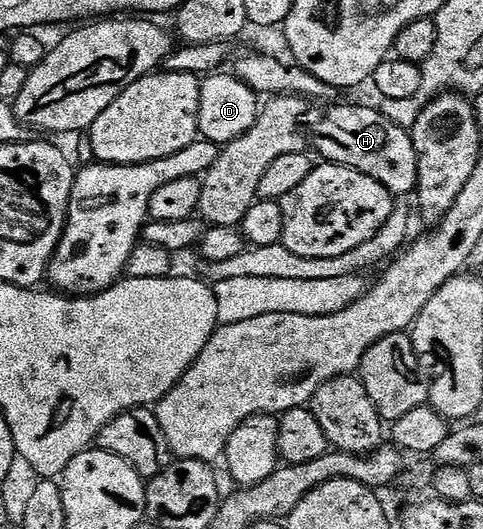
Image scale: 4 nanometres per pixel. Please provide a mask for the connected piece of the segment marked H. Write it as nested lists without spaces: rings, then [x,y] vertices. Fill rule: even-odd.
[[[337,103],[316,125],[310,128],[310,144],[316,147],[315,155],[321,161],[330,164],[341,164],[347,168],[358,170],[374,182],[384,186],[393,197],[400,198],[406,194],[411,195],[417,184],[417,154],[413,149],[413,140],[411,133],[397,124],[390,122],[384,116],[379,107],[376,108],[359,108],[356,104]]]

